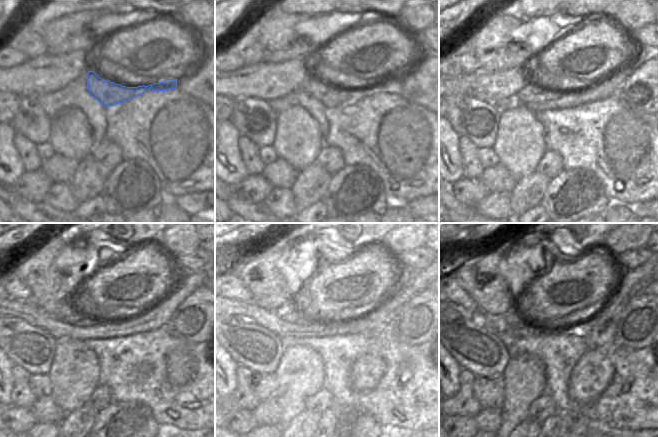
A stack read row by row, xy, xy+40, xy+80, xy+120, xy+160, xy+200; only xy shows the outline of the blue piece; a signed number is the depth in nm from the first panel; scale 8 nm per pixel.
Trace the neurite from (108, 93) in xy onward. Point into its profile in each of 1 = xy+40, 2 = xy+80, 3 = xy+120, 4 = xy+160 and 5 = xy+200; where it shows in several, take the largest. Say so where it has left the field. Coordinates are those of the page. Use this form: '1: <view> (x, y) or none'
1: xy+40 (330, 97)
2: xy+80 (548, 100)
3: xy+120 (158, 315)
4: xy+160 (409, 283)
5: xy+200 (593, 373)

